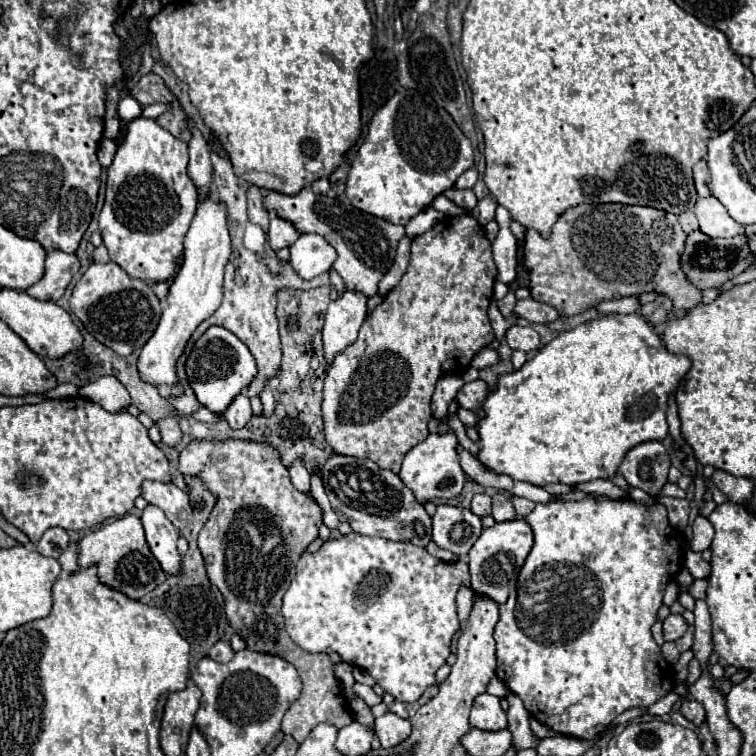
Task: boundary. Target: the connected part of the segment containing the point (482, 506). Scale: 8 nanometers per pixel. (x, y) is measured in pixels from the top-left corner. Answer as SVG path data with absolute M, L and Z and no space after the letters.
M476 494L472 498L472 512L480 518L490 514L490 506L492 506L492 502L490 502L490 496L486 496L486 494Z

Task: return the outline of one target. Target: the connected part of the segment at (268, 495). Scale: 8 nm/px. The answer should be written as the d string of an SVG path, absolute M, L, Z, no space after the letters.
M192 440L178 456L178 466L182 474L202 478L204 486L216 496L216 504L210 512L210 518L202 526L198 534L198 548L206 562L206 572L210 582L222 592L226 618L236 634L246 642L248 650L266 652L282 656L292 662L300 672L304 688L302 696L288 708L282 720L282 732L290 734L298 744L310 734L310 730L322 722L332 724L336 728L344 728L352 722L350 708L346 704L344 692L338 686L334 676L334 666L328 654L308 654L298 644L294 644L284 630L282 616L282 596L290 586L296 574L296 562L300 554L306 550L310 542L318 538L318 528L322 524L322 508L308 492L300 492L292 486L288 468L280 462L278 450L270 442L252 442L252 440L224 440L224 442L208 442L208 440Z

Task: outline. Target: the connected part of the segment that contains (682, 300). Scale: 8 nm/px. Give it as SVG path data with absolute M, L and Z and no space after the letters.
M578 204L568 208L556 224L552 234L542 238L536 230L526 230L524 240L524 268L530 276L530 294L534 300L554 306L560 316L568 318L580 314L602 300L638 296L644 292L658 292L668 296L678 310L688 312L700 304L702 292L688 282L680 268L680 256L686 246L686 234L674 214L662 212L650 206L622 206L622 204Z

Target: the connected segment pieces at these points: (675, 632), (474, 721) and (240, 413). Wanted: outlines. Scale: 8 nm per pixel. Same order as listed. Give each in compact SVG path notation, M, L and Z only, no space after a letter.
M670 614L664 622L662 622L662 628L664 628L664 640L678 640L682 638L682 634L686 632L686 622L682 616L678 614Z
M488 692L476 696L472 712L470 712L470 726L478 730L504 730L506 728L506 714L500 708L500 698Z
M238 394L232 404L224 410L224 418L228 420L228 424L232 428L242 428L246 424L246 420L250 420L252 416L252 408L250 408L250 400L244 394Z

